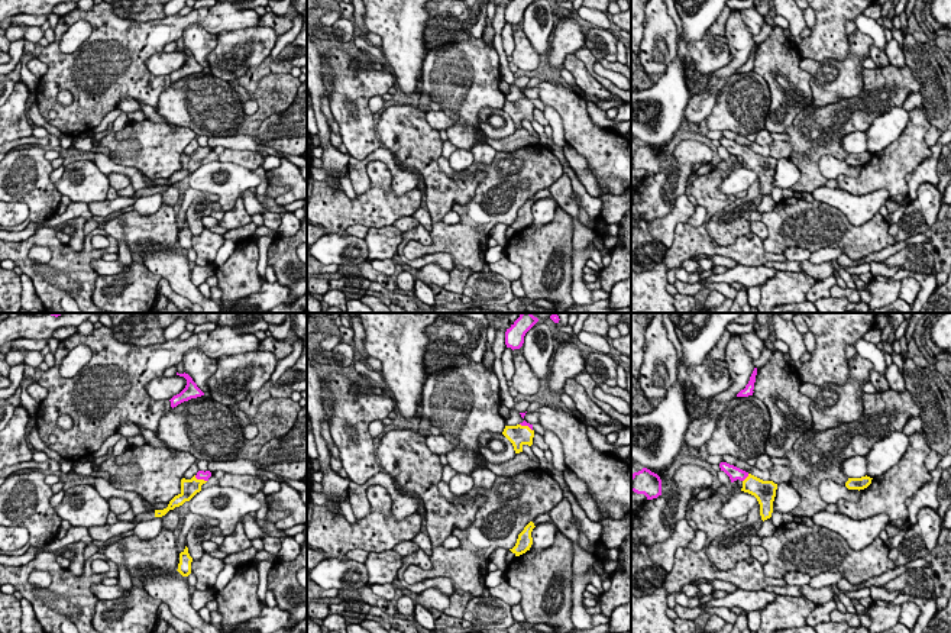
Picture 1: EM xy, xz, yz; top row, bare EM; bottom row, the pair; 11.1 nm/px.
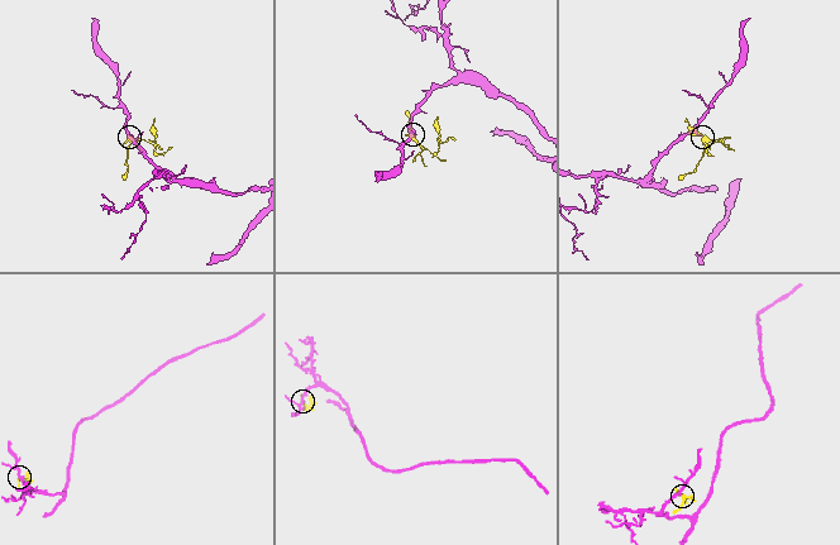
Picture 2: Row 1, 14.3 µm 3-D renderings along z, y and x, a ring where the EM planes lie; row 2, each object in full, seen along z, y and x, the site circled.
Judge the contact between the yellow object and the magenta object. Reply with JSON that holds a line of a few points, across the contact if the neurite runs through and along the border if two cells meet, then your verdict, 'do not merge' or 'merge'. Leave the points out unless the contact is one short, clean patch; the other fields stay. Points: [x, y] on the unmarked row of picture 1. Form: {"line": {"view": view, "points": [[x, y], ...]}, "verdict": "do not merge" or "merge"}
{"line": {"view": "yz", "points": [[762, 165], [746, 154], [734, 148]]}, "verdict": "merge"}

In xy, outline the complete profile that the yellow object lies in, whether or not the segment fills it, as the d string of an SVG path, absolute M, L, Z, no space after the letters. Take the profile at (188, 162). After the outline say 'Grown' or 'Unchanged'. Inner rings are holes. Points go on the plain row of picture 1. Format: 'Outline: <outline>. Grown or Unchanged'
Outline: M198 146L191 155L181 155L181 168L175 171L166 184L155 185L155 193L165 191L169 185L182 181L185 177L190 177L197 168L201 167L201 161L208 156L211 152L210 146Z. Grown

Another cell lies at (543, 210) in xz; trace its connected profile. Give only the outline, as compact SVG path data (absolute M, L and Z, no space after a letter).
M553 197L536 201L531 207L533 220L530 226L540 227L550 223L554 217L556 207L557 201Z

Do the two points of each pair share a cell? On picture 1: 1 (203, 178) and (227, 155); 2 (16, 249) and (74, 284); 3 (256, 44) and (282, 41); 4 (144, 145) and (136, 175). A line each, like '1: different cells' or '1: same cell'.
1: different cells
2: same cell
3: different cells
4: different cells

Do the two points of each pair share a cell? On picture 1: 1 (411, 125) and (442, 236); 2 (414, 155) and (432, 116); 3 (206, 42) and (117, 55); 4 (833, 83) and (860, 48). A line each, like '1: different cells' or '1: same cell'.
1: different cells
2: different cells
3: different cells
4: same cell

